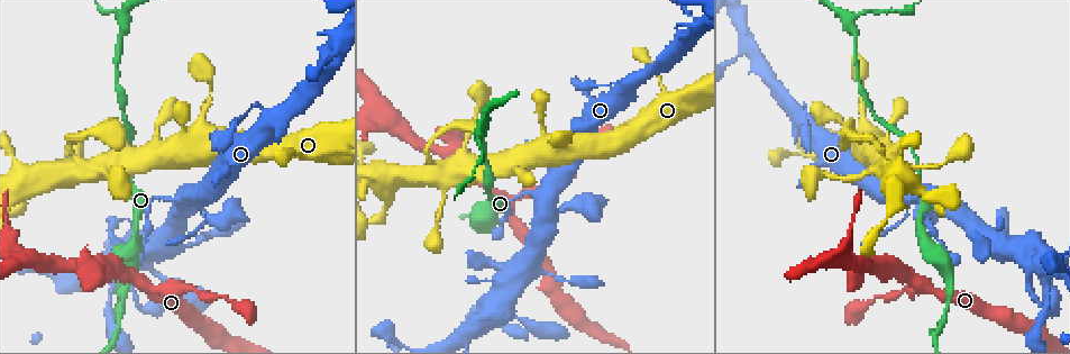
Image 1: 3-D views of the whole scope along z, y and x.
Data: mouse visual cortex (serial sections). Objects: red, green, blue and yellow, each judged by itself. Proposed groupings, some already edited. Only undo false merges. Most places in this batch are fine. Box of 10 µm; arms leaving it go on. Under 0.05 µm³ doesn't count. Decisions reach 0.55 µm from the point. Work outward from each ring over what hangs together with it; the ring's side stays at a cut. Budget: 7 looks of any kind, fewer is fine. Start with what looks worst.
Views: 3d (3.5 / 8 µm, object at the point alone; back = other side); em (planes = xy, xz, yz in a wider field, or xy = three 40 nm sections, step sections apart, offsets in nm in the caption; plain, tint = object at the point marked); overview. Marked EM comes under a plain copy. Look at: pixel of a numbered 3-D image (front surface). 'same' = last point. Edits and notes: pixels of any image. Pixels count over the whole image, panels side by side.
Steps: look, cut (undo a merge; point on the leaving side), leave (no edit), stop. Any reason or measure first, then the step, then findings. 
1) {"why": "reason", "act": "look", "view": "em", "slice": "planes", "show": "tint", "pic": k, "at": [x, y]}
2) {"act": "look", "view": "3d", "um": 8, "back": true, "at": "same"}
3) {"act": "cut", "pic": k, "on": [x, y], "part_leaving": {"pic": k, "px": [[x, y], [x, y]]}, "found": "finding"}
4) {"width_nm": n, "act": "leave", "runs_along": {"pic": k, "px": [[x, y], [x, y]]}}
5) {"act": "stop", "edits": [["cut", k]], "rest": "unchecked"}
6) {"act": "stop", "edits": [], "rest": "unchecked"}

{"act": "look", "view": "em", "slice": "xy", "step": 1, "show": "tint", "pic": 1, "at": [914, 183]}

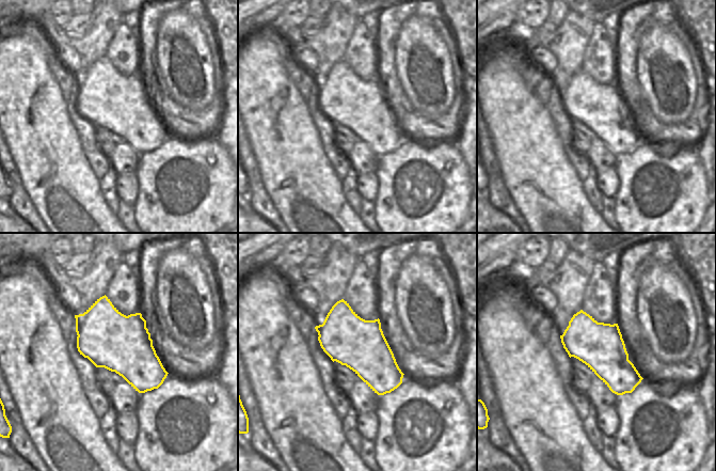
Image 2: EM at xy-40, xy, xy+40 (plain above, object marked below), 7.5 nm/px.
{"why": "wider look", "act": "look", "view": "3d", "um": 3.5, "at": "same"}

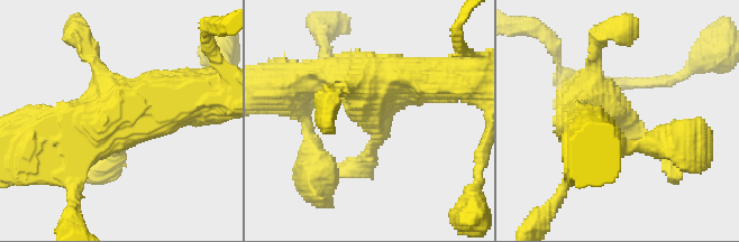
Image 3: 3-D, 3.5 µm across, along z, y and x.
{"act": "leave", "runs_along": {"pic": 3, "px": [[191, 99], [91, 126], [67, 157]]}, "found": "one cell here"}

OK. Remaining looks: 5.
{"why": "arms part here", "act": "look", "view": "3d", "um": 3.5, "pic": 1, "at": [122, 23]}

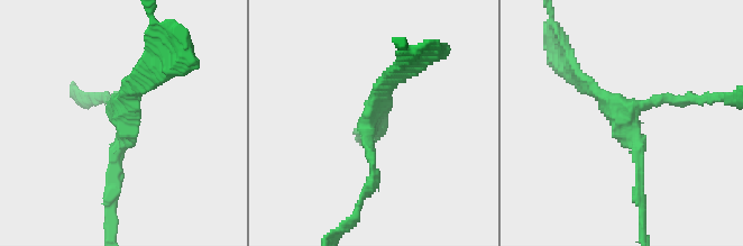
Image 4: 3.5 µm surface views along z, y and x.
{"why": "shape alone is not enough", "act": "look", "view": "em", "slice": "xy", "step": 3, "show": "tint", "pic": 4, "at": [123, 122]}

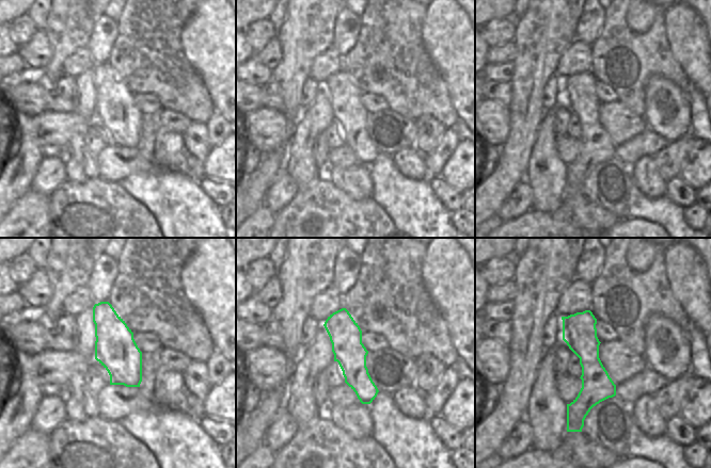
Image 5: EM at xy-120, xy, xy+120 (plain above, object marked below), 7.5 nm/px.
{"act": "leave", "runs_along": {"pic": 4, "px": [[639, 197], [633, 134], [576, 75]]}, "found": "continuous, no second cell"}

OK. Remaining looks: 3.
{"why": "four or more arms meet", "act": "look", "view": "em", "slice": "xy", "step": 1, "show": "tint", "pic": 1, "at": [880, 264]}

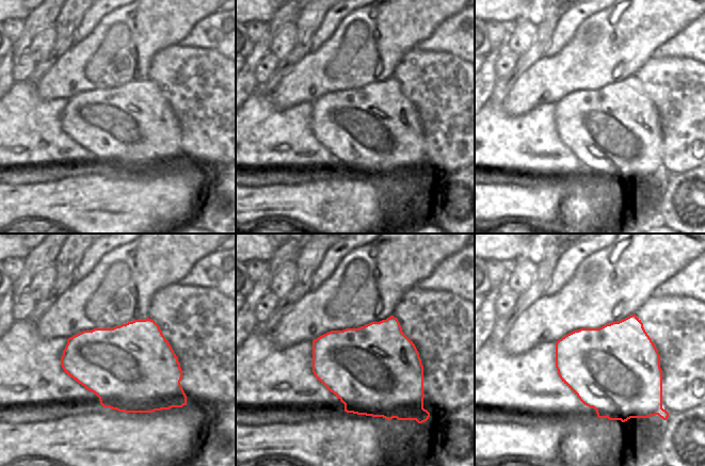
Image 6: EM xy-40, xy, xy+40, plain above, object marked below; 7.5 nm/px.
{"why": "wider look", "act": "look", "view": "3d", "um": 3.5, "at": "same"}

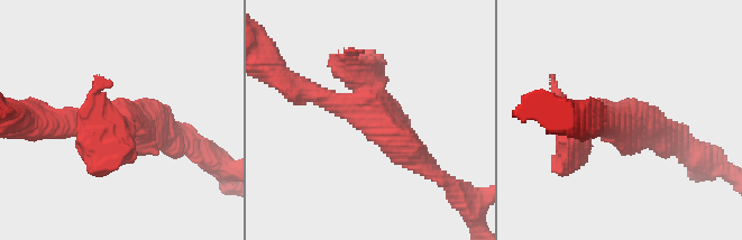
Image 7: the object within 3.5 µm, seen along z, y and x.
{"act": "leave", "runs_along": {"pic": 7, "px": [[426, 164], [377, 120], [294, 85]]}, "found": "continuous, no second cell"}

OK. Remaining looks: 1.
{"act": "stop", "edits": [], "rest": "unchecked"}

